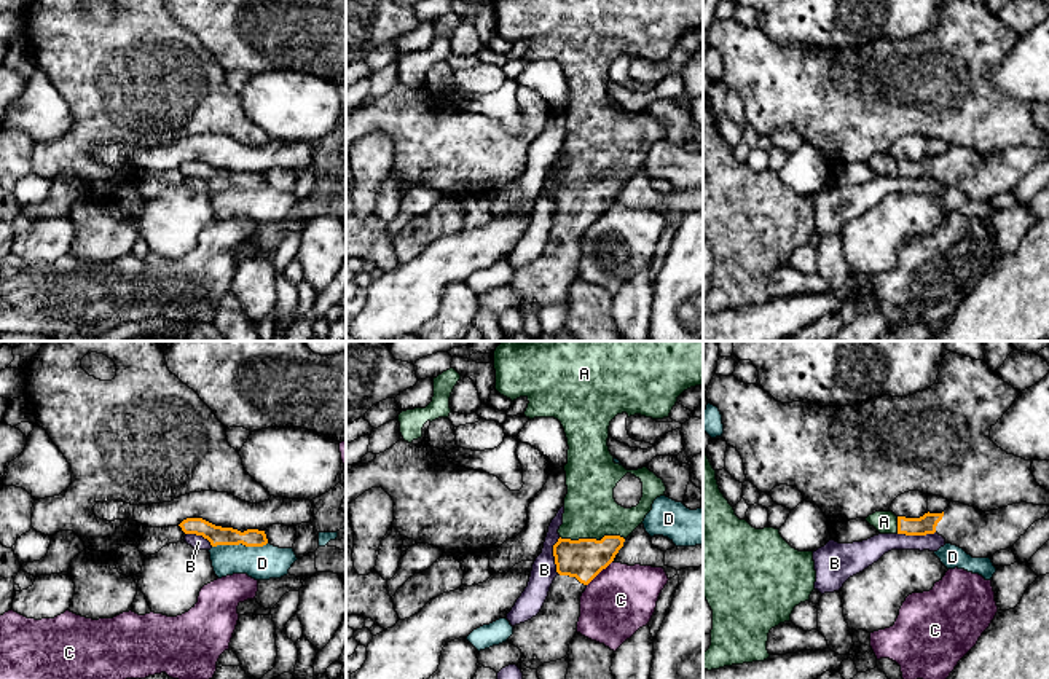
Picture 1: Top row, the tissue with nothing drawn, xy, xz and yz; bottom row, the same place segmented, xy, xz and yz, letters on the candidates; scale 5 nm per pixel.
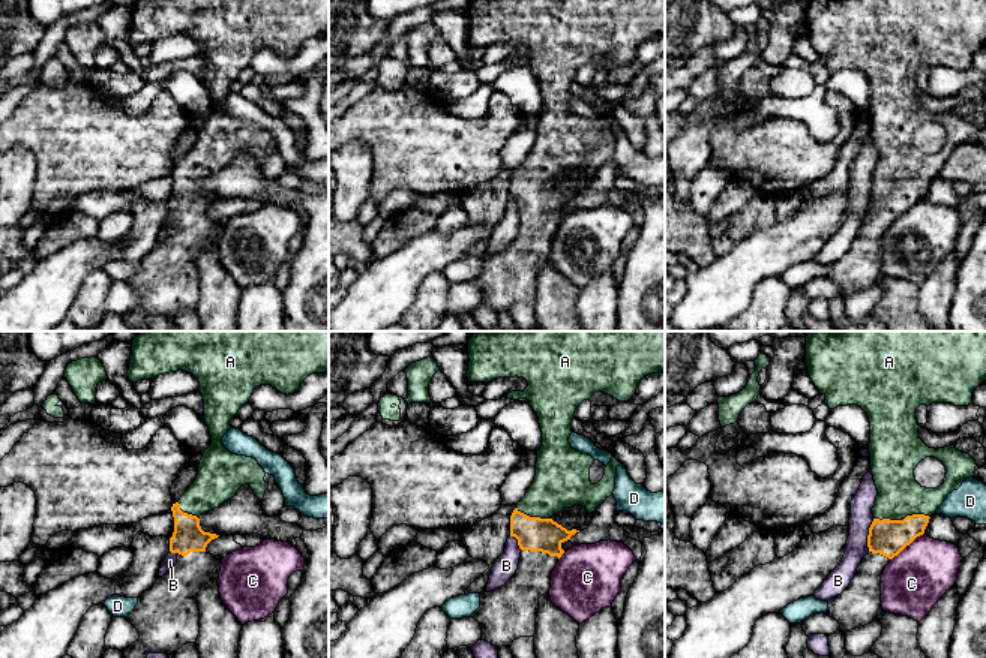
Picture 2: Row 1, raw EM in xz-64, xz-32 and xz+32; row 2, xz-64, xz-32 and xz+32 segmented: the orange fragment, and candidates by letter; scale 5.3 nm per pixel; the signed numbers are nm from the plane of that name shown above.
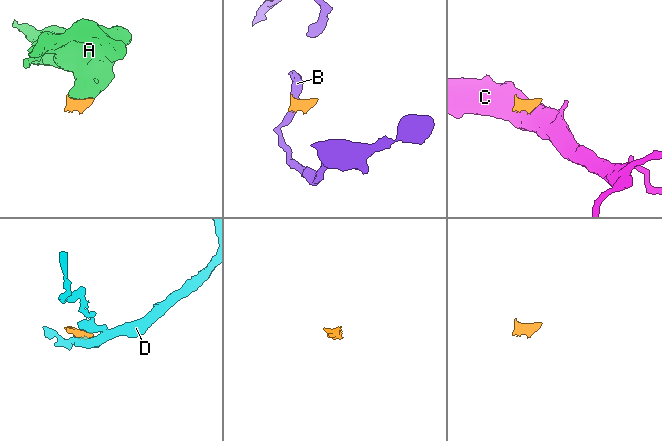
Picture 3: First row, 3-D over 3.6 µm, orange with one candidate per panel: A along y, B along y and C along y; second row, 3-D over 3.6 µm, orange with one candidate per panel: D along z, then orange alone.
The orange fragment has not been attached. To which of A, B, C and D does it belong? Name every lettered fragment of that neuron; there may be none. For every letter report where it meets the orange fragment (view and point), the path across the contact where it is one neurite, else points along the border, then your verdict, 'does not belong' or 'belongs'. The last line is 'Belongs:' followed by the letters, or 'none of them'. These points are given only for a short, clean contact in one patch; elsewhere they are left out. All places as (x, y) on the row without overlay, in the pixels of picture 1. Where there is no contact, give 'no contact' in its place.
A: contact xz (579, 182); way xz (585, 201), (579, 195), (579, 182), (590, 153); belongs
B: contact xz (553, 198); border xz (560, 180), (553, 188), (553, 206), (558, 217); does not belong
C: contact xz (598, 215); border xz (611, 204), (587, 228); does not belong
D: contact xy (239, 185); border xy (267, 185), (262, 188), (217, 187), (212, 190); does not belong
Belongs: A

